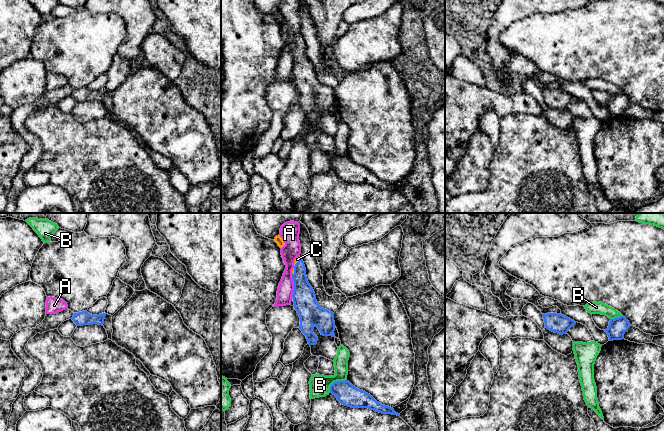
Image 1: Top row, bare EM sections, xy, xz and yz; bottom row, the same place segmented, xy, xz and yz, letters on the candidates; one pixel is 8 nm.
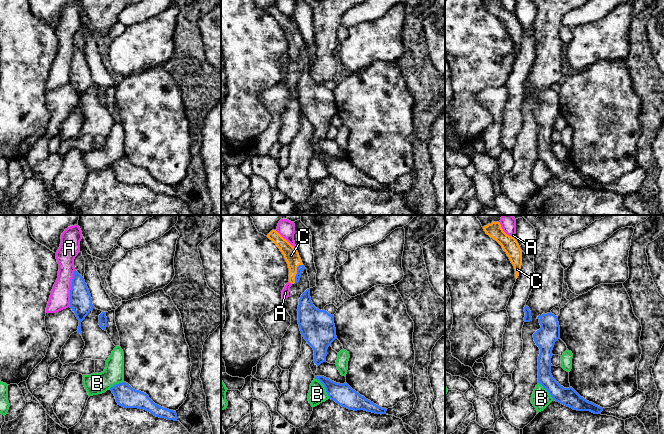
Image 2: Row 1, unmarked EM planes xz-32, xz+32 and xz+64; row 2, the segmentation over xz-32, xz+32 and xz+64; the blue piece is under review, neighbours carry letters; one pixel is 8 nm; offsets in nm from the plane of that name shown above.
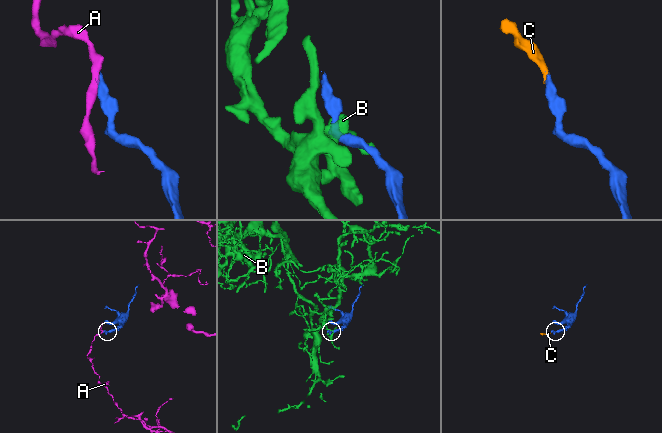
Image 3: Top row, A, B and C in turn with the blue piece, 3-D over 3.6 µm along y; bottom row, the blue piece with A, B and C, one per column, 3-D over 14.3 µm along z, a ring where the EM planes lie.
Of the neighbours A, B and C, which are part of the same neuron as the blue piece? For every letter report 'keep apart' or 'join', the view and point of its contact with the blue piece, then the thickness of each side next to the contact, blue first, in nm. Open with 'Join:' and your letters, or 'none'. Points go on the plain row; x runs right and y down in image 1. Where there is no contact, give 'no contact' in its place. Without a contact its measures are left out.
Join: C
A: keep apart; contact xz (294, 61); calibres 190 and 130 nm
B: keep apart; contact xz (335, 158); calibres 170 and 160 nm
C: join; contact xz (297, 38); calibres 160 and 40 nm

